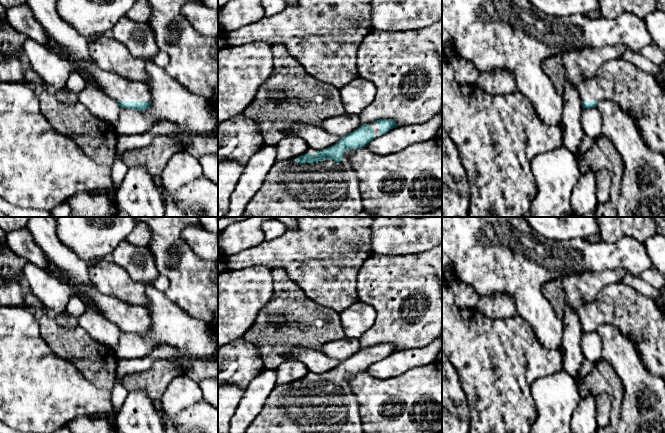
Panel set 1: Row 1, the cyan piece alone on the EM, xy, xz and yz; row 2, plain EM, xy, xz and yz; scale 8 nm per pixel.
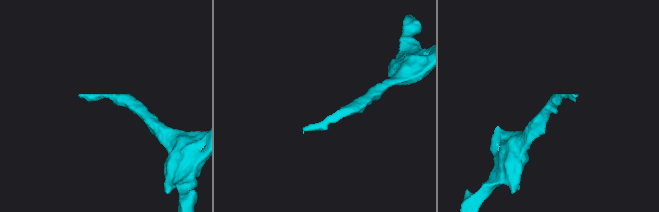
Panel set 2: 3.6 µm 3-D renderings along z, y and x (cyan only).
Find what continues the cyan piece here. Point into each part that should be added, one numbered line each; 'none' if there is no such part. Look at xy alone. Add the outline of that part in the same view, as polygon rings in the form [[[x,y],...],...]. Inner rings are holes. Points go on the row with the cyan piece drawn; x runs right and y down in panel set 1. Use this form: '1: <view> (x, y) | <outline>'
1: xy (118, 88) | [[[82,62],[81,67],[93,79],[95,86],[109,98],[117,101],[151,101],[151,93],[144,82],[134,82],[105,71],[92,62]]]

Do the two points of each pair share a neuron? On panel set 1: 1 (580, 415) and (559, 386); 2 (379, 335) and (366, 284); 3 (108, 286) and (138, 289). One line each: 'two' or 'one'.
1: two
2: one
3: one

